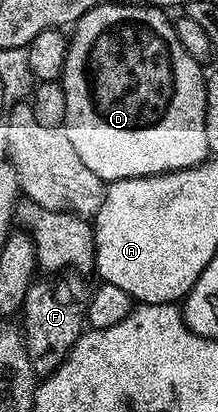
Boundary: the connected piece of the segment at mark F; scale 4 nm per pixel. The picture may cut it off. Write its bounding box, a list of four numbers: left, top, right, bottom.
[20,270,92,377]

